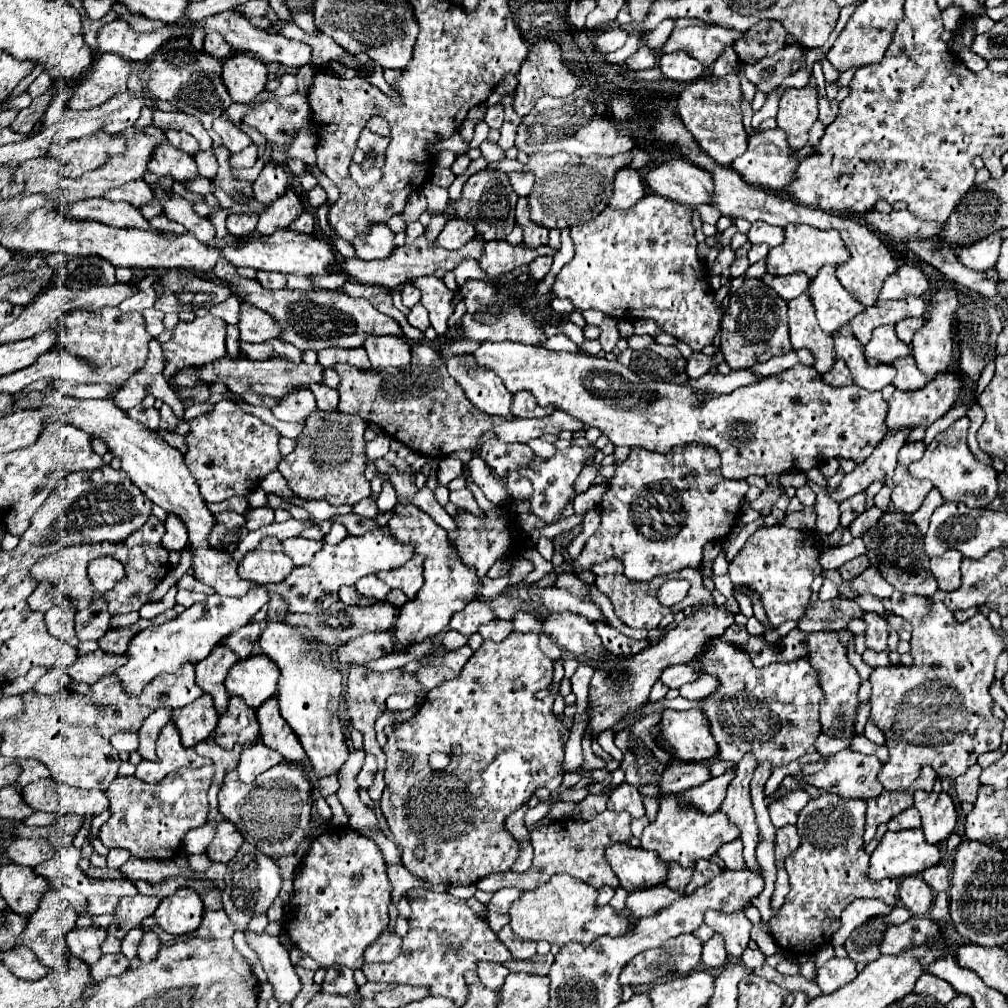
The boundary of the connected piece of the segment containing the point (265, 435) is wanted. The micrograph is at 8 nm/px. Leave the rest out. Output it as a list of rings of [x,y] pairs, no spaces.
[[[220,401],[212,413],[190,421],[190,433],[186,435],[188,453],[184,461],[190,467],[204,501],[224,501],[234,495],[244,497],[262,483],[264,475],[278,467],[282,459],[278,439],[280,433],[274,427],[240,411],[238,405],[228,413],[228,403]]]

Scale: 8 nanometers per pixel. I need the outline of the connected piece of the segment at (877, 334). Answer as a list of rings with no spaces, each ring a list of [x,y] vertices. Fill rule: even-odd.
[[[876,327],[864,355],[870,365],[890,365],[894,359],[910,355],[910,347],[894,335],[894,327]]]

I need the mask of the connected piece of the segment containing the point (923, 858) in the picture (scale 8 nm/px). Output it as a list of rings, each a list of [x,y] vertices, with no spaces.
[[[906,829],[892,833],[888,831],[874,853],[870,855],[870,865],[868,865],[868,879],[880,881],[880,879],[900,879],[908,875],[918,875],[928,867],[934,867],[940,863],[940,849],[938,845],[926,843],[922,829]]]

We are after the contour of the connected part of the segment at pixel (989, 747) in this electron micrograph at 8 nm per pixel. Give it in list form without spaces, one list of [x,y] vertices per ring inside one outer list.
[[[894,591],[892,597],[892,611],[894,615],[912,623],[912,639],[910,639],[910,653],[912,665],[896,665],[896,667],[876,667],[870,675],[872,683],[872,713],[870,717],[878,725],[878,729],[886,737],[886,747],[890,751],[890,759],[884,763],[880,771],[880,783],[884,789],[908,789],[914,779],[920,775],[924,765],[930,765],[940,779],[956,779],[962,775],[970,765],[976,763],[978,755],[986,751],[994,751],[1000,747],[1000,733],[1004,723],[992,715],[992,697],[988,693],[994,681],[996,657],[1004,649],[1004,641],[992,629],[988,619],[968,619],[958,623],[950,611],[942,603],[932,603],[928,607],[926,597],[906,595]]]

